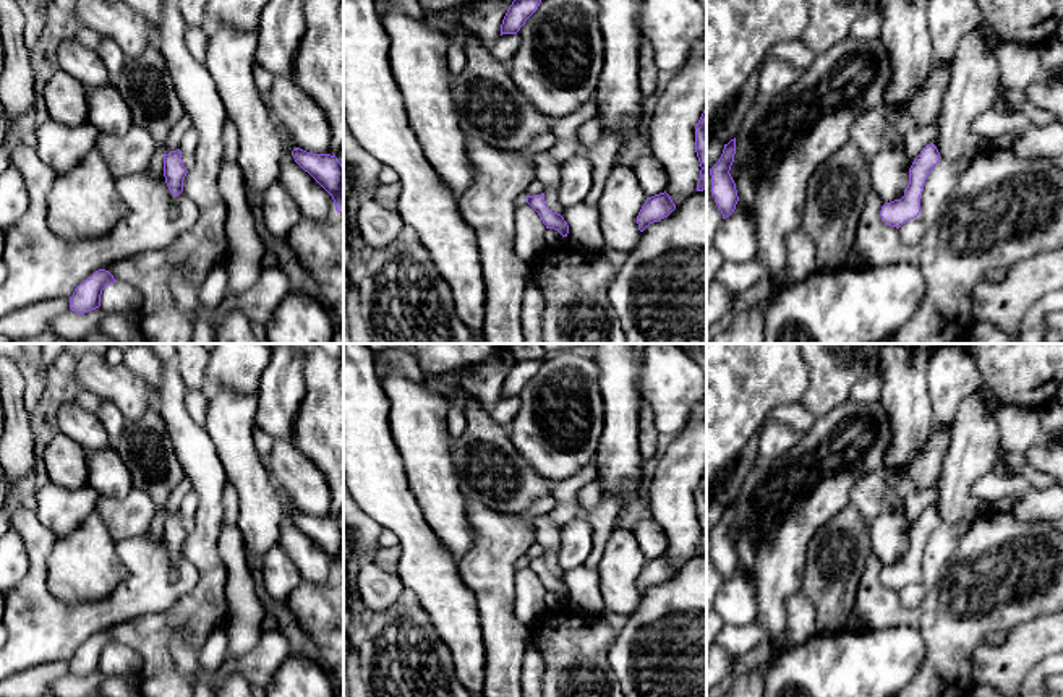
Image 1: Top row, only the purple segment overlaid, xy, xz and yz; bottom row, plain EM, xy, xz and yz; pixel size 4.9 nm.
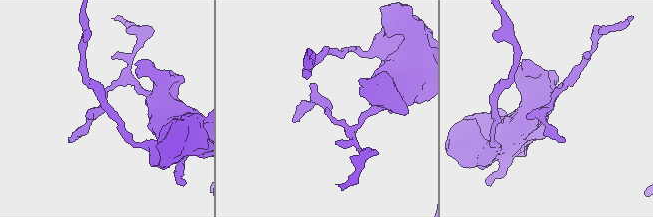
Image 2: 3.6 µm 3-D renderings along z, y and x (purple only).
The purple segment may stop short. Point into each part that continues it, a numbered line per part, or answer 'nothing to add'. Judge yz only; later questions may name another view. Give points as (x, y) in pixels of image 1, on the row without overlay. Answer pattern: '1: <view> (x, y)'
nothing to add

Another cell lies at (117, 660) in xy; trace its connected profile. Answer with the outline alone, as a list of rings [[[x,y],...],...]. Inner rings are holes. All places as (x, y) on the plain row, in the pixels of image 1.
[[[113,645],[102,653],[100,671],[107,676],[136,674],[143,666],[143,658],[131,648]]]

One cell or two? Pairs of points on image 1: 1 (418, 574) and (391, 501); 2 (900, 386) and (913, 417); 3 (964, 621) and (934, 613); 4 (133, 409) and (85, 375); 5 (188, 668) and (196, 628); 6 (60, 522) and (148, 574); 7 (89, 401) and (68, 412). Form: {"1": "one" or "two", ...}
{"1": "one", "2": "one", "3": "one", "4": "one", "5": "two", "6": "two", "7": "two"}

